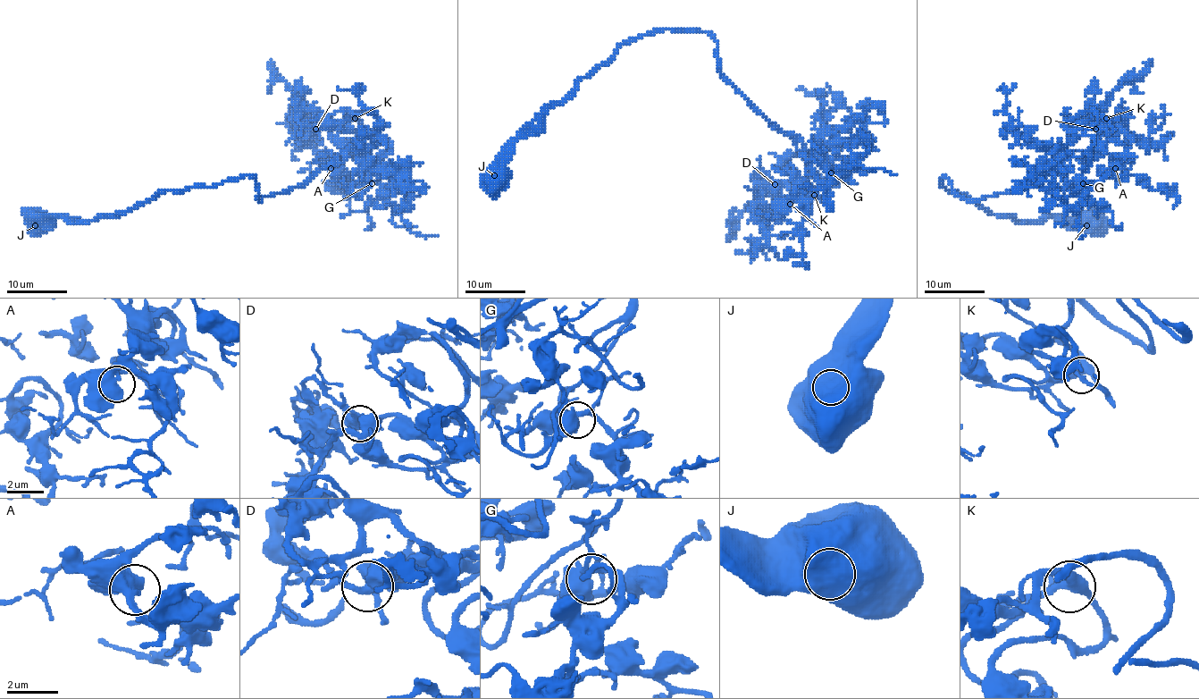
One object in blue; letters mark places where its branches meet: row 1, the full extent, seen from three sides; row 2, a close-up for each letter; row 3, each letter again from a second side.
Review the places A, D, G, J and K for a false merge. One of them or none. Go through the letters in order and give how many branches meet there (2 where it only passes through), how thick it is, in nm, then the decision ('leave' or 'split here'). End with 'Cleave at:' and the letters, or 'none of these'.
A: 2 | 650 nm | leave
D: 3 | 440 nm | leave
G: 2 | 480 nm | leave
J: 2 | 750 nm | leave
K: 3 | 360 nm | leave
Cleave at: none of these

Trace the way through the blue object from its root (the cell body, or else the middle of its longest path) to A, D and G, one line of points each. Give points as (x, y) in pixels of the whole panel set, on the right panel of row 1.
A: (1091, 221), (993, 215), (941, 179), (1010, 192), (1083, 110), (1065, 127), (1102, 116), (1115, 168)
D: (1091, 221), (993, 215), (941, 179), (969, 200), (1006, 194), (1096, 121), (1072, 118), (1110, 122), (1095, 129)
G: (1091, 221), (993, 215), (941, 179), (969, 200), (1006, 194), (1091, 136), (1083, 183)

